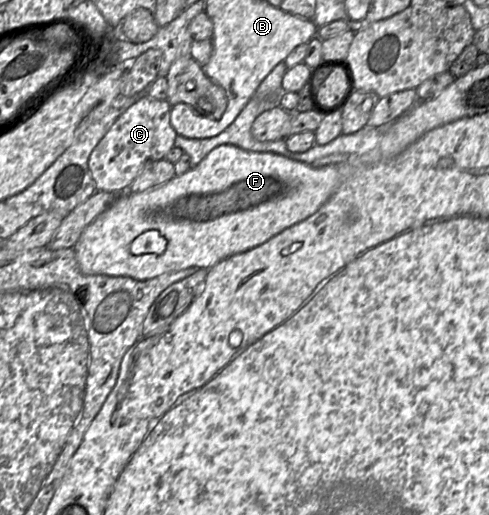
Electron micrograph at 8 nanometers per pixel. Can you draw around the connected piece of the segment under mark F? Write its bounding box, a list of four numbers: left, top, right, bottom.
[74,145,357,280]

